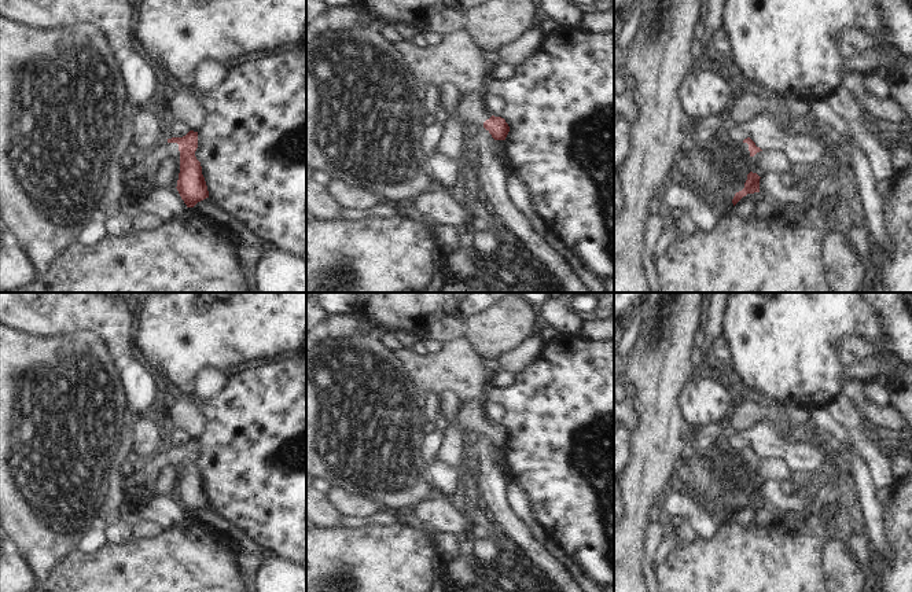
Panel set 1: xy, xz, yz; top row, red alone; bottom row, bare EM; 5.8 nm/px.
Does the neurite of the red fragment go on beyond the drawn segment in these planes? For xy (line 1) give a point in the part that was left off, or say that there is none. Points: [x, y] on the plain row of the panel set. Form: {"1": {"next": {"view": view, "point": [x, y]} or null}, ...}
{"1": {"next": {"view": "xy", "point": [143, 482]}}}

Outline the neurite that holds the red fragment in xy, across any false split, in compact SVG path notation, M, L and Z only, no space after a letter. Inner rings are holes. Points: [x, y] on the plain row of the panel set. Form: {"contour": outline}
{"contour": "M190 438L183 445L163 446L161 451L148 456L141 468L124 479L122 489L125 494L140 497L154 496L165 466L179 464L180 481L176 496L187 515L194 515L198 510L209 505L202 474L195 464L196 456L198 440L194 438Z"}

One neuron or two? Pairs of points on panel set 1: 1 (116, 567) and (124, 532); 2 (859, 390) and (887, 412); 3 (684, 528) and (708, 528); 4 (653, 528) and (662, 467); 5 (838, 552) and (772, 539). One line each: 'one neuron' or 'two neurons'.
1: two neurons
2: one neuron
3: two neurons
4: two neurons
5: two neurons

